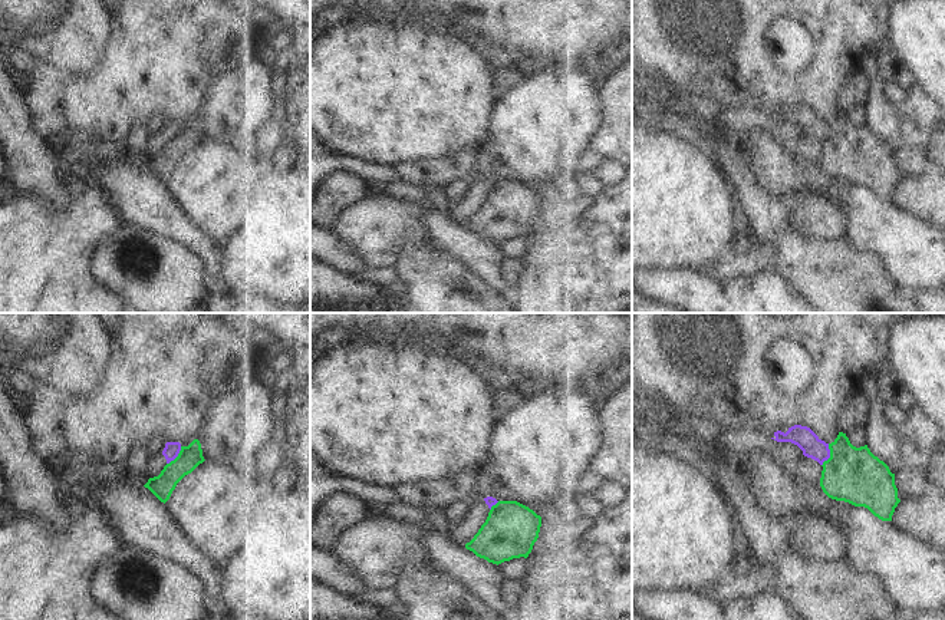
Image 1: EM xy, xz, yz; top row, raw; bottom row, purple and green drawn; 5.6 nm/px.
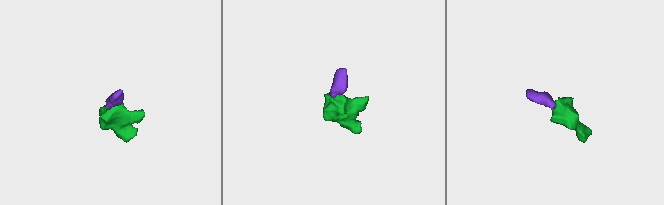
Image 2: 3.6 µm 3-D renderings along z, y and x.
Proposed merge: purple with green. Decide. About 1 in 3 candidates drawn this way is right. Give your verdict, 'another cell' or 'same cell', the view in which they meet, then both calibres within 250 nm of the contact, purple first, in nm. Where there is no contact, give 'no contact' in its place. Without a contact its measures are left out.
another cell | yz | 120/320 nm

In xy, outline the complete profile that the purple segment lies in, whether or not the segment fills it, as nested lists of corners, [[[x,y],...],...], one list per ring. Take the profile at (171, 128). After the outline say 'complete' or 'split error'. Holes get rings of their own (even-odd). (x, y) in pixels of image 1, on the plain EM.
[[[167,121],[164,129],[155,133],[152,138],[149,138],[146,141],[146,146],[141,152],[136,154],[128,152],[126,158],[134,162],[145,164],[151,156],[148,151],[162,149],[167,142],[169,142],[178,135],[180,129],[181,129],[180,121]]]; split error

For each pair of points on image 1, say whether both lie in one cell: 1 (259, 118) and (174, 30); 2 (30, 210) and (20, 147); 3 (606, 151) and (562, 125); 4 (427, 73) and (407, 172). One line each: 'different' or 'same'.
1: different
2: different
3: different
4: different

